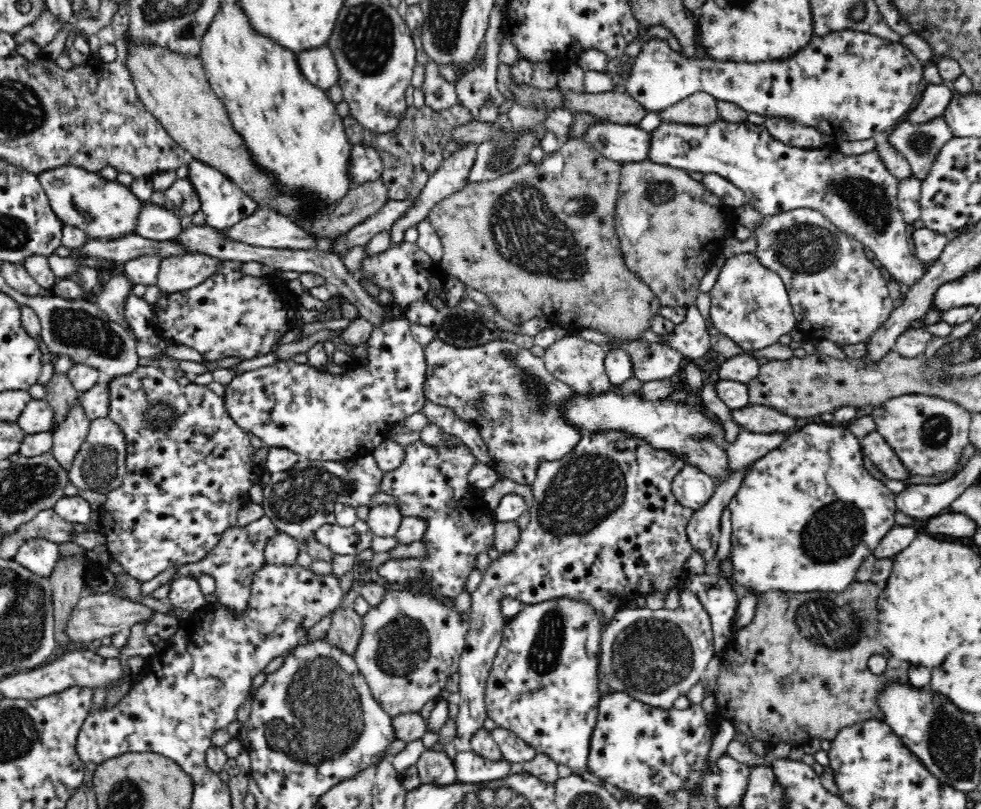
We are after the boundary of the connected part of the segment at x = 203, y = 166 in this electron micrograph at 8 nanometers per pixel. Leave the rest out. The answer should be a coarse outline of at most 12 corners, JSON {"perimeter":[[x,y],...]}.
{"perimeter":[[192,157],[187,178],[208,226],[225,229],[260,208],[223,172]]}

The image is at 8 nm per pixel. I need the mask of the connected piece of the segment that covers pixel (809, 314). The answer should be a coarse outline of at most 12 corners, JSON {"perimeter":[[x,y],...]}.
{"perimeter":[[823,212],[764,216],[754,254],[803,338],[866,342],[894,310]]}

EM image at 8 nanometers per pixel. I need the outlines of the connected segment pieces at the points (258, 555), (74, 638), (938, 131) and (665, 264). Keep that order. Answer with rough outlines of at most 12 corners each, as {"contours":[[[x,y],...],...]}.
{"contours":[[[266,517],[232,526],[174,579],[209,574],[217,604],[247,611],[255,572],[278,529]],[[84,594],[65,626],[85,644],[144,623],[149,607]],[[944,116],[901,121],[888,143],[922,182],[953,136]],[[623,163],[614,227],[662,306],[696,304],[739,224],[688,171]]]}

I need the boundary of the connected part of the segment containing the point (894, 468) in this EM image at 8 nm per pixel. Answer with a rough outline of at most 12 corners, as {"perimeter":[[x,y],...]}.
{"perimeter":[[871,432],[860,439],[861,448],[887,479],[903,481],[912,476],[898,454]]}

